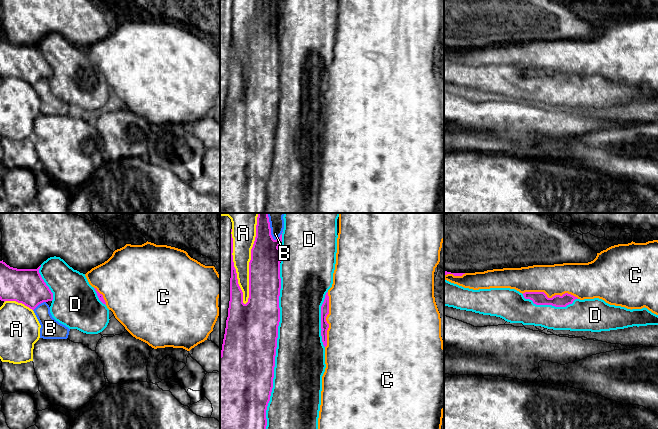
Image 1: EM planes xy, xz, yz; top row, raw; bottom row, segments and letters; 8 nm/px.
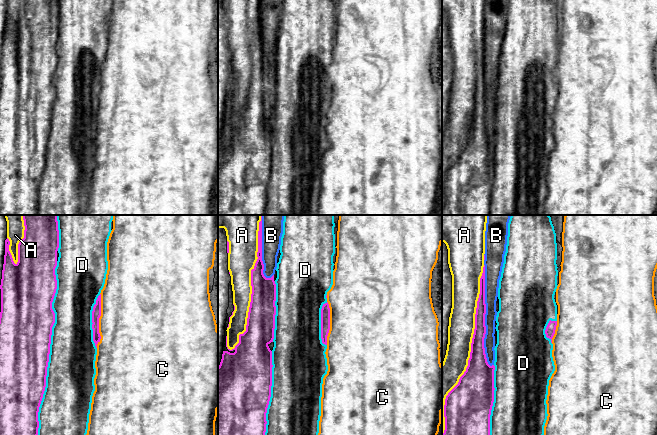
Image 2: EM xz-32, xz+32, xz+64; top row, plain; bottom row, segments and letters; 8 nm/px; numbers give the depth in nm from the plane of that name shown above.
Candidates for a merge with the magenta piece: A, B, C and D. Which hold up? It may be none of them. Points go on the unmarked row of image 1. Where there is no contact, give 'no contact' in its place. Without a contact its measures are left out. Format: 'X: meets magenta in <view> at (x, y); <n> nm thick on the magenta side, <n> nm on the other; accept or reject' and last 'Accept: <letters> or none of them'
A: meets magenta in xz at (249, 40); 260 nm thick on the magenta side, 180 nm on the other; reject
B: meets magenta in xz at (270, 8); 240 nm thick on the magenta side, 100 nm on the other; reject
C: meets magenta in yz at (550, 74); 110 nm thick on the magenta side, 260 nm on the other; reject
D: meets magenta in xz at (275, 126); 440 nm thick on the magenta side, 400 nm on the other; reject
Accept: none of them

